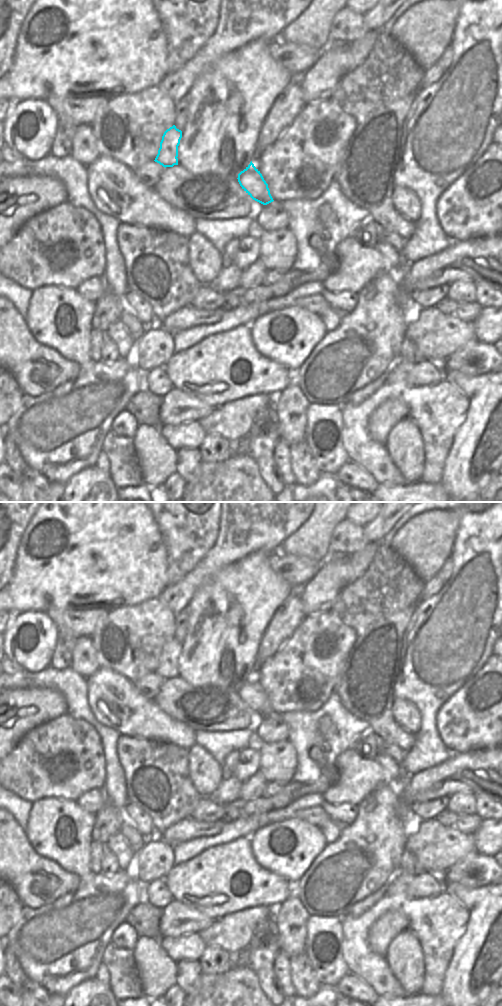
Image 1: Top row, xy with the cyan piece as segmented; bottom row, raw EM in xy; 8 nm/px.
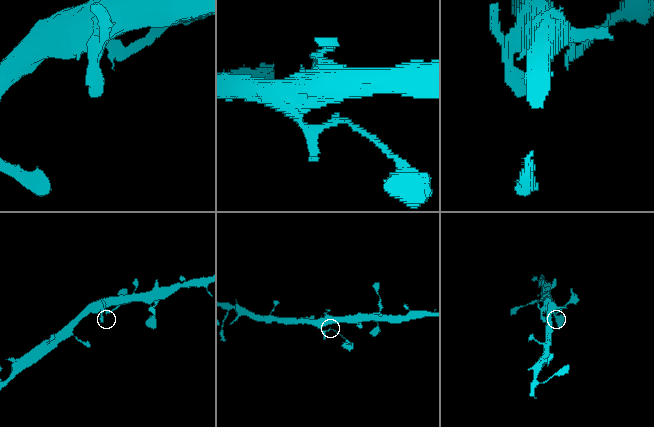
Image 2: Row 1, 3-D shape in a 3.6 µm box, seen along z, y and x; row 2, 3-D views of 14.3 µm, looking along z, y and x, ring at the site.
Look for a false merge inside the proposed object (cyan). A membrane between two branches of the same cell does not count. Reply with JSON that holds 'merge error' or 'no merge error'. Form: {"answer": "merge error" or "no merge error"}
{"answer": "merge error"}

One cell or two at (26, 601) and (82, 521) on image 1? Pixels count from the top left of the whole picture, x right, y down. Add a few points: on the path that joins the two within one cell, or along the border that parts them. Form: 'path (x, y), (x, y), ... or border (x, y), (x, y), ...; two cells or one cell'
path (44, 581), (82, 541); one cell

